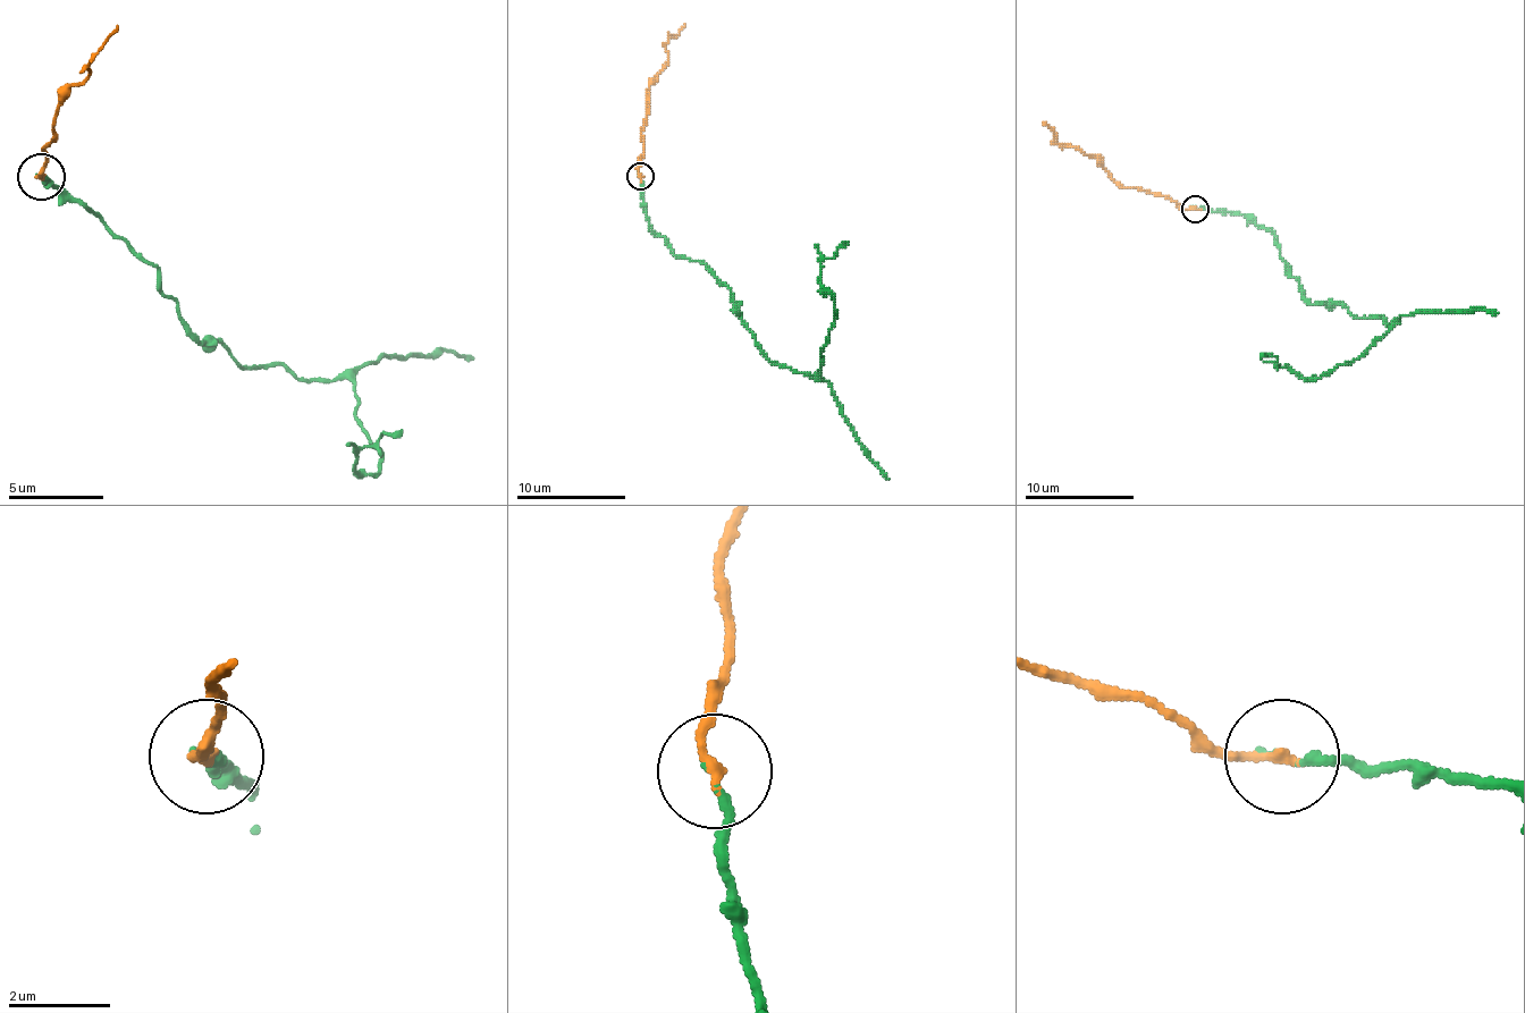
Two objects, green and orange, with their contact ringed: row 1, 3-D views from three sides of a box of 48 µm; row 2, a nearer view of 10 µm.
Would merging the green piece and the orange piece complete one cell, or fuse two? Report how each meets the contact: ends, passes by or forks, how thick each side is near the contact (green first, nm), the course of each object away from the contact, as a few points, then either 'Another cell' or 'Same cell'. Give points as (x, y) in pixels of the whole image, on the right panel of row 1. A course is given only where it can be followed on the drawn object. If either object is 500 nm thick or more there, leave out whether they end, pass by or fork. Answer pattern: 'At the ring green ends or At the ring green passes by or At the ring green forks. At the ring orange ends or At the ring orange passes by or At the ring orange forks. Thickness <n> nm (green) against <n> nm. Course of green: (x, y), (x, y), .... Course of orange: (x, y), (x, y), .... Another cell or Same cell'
At the ring green ends. At the ring orange ends. Thickness 130 nm (green) against 200 nm. Course of green: (1195, 207), (1245, 214), (1274, 236), (1313, 304), (1391, 323), (1319, 378), (1261, 356). Course of orange: (1195, 209), (1181, 209), (1163, 195), (1122, 187), (1103, 166), (1078, 149), (1062, 146), (1043, 121). Another cell

